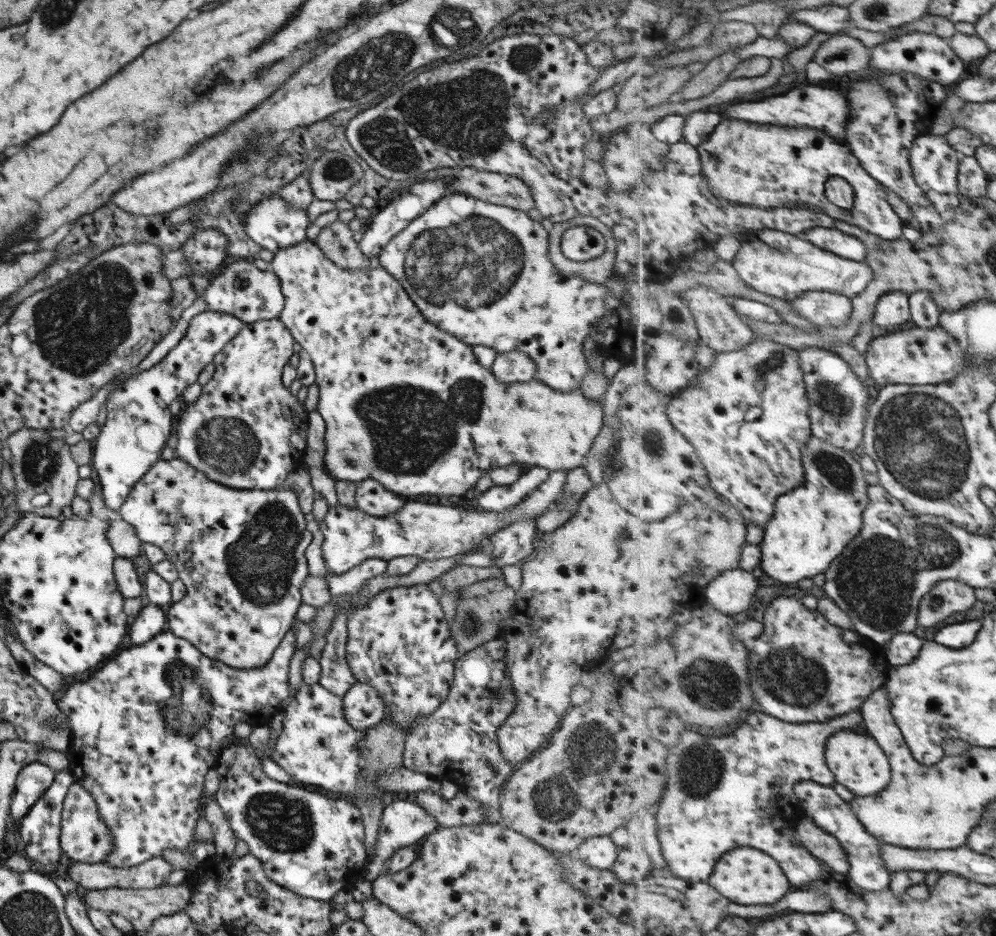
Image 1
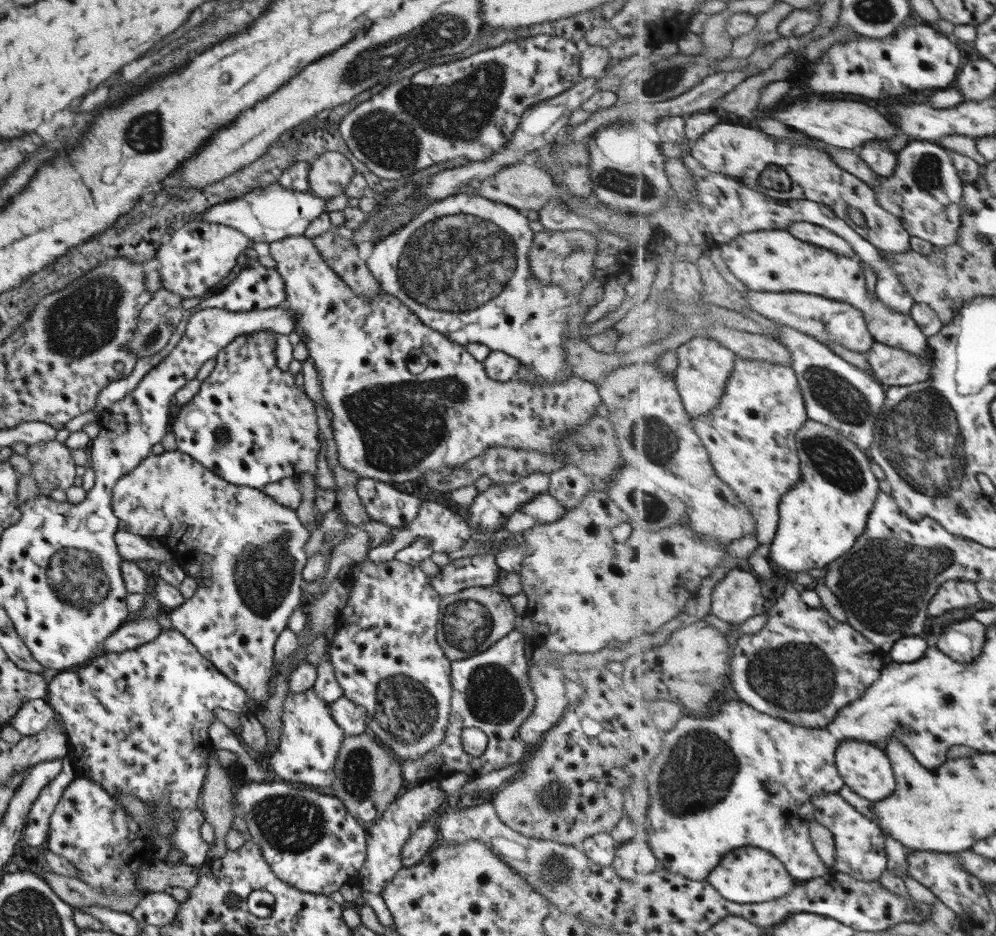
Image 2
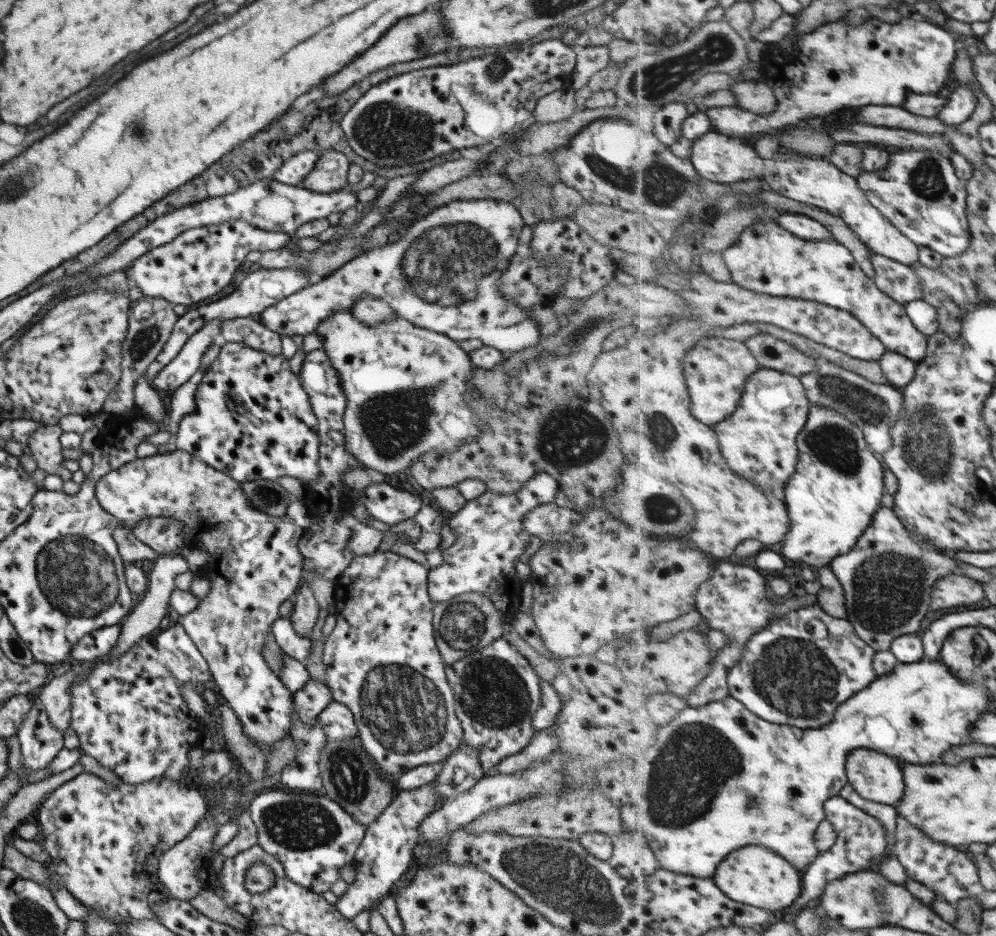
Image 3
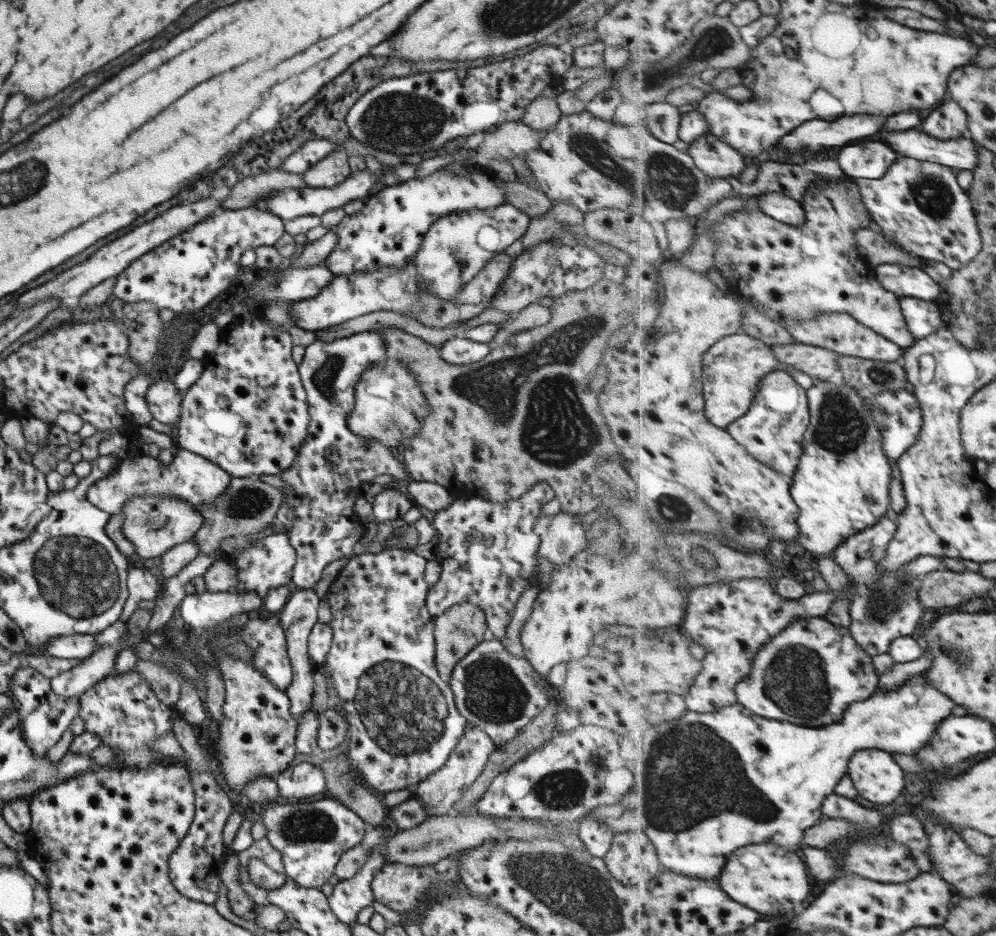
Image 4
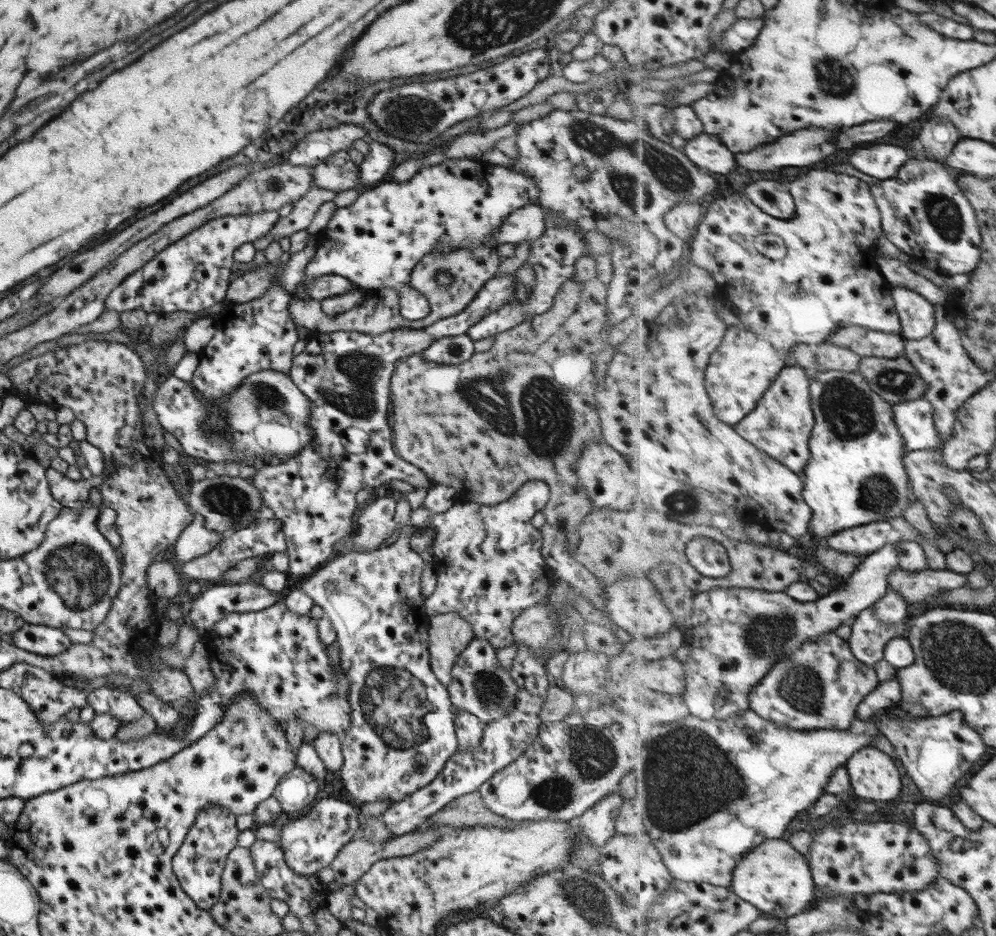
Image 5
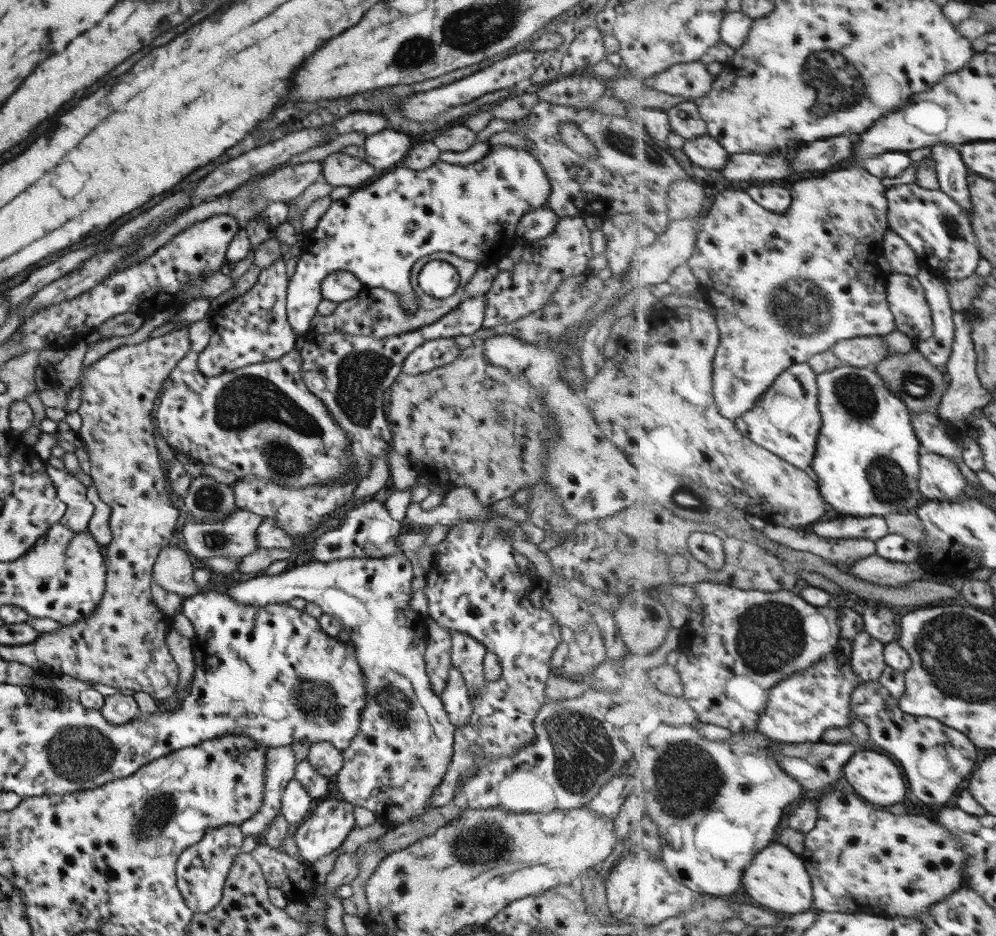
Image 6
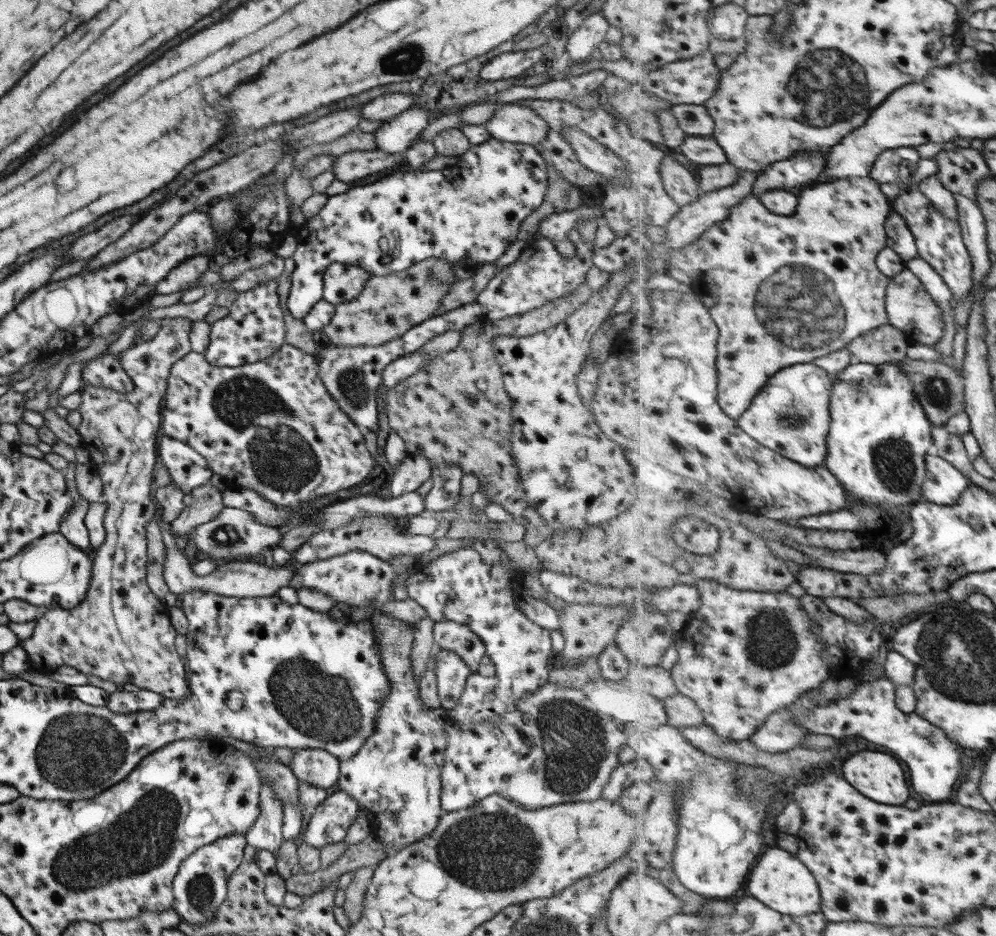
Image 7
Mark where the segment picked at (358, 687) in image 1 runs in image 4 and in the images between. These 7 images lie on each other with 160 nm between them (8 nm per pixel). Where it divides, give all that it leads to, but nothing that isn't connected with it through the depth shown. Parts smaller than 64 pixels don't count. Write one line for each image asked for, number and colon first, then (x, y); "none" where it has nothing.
2: (350, 718)
3: (336, 720)
4: (331, 727)

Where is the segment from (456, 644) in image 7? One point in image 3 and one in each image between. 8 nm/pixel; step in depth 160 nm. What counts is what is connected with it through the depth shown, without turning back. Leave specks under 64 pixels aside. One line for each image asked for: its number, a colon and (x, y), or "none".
3: (495, 692)
4: (493, 690)
5: (479, 685)
6: (466, 654)

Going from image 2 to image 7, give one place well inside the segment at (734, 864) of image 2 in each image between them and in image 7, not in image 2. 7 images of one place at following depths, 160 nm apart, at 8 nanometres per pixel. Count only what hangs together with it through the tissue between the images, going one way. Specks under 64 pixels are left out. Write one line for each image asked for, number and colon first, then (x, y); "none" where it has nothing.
3: (757, 876)
4: (771, 879)
5: (777, 878)
6: (778, 877)
7: (781, 880)

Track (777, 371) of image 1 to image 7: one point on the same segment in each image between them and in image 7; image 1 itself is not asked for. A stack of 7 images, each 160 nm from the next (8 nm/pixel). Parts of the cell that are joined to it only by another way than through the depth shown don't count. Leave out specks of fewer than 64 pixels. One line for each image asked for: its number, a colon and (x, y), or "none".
2: (752, 435)
3: (759, 440)
4: (773, 430)
5: (782, 425)
6: (787, 420)
7: (791, 414)

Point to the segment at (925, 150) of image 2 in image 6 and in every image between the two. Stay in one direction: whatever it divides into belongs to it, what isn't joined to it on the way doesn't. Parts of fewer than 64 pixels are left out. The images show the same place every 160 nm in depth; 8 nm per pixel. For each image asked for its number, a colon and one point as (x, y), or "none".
3: (920, 191)
4: (919, 204)
5: (925, 213)
6: (940, 231)

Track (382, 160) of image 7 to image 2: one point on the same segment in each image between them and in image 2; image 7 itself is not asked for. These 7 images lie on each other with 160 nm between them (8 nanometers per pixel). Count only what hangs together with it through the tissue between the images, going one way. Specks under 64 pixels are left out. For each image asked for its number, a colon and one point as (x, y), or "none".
2: (328, 174)
3: (328, 174)
4: (333, 169)
5: (337, 172)
6: (338, 169)

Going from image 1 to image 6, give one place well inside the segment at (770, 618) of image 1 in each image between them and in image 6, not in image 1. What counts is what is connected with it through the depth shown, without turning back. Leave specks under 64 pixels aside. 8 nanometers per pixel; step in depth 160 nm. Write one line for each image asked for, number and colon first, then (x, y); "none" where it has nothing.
2: (804, 666)
3: (797, 671)
4: (810, 674)
5: (821, 686)
6: (802, 708)

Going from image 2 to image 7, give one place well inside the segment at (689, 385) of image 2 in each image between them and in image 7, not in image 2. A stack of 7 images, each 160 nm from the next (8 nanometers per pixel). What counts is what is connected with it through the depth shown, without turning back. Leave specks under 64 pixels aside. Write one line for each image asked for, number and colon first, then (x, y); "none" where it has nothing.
3: (717, 369)
4: (734, 368)
5: (795, 281)
6: (784, 287)
7: (784, 291)

